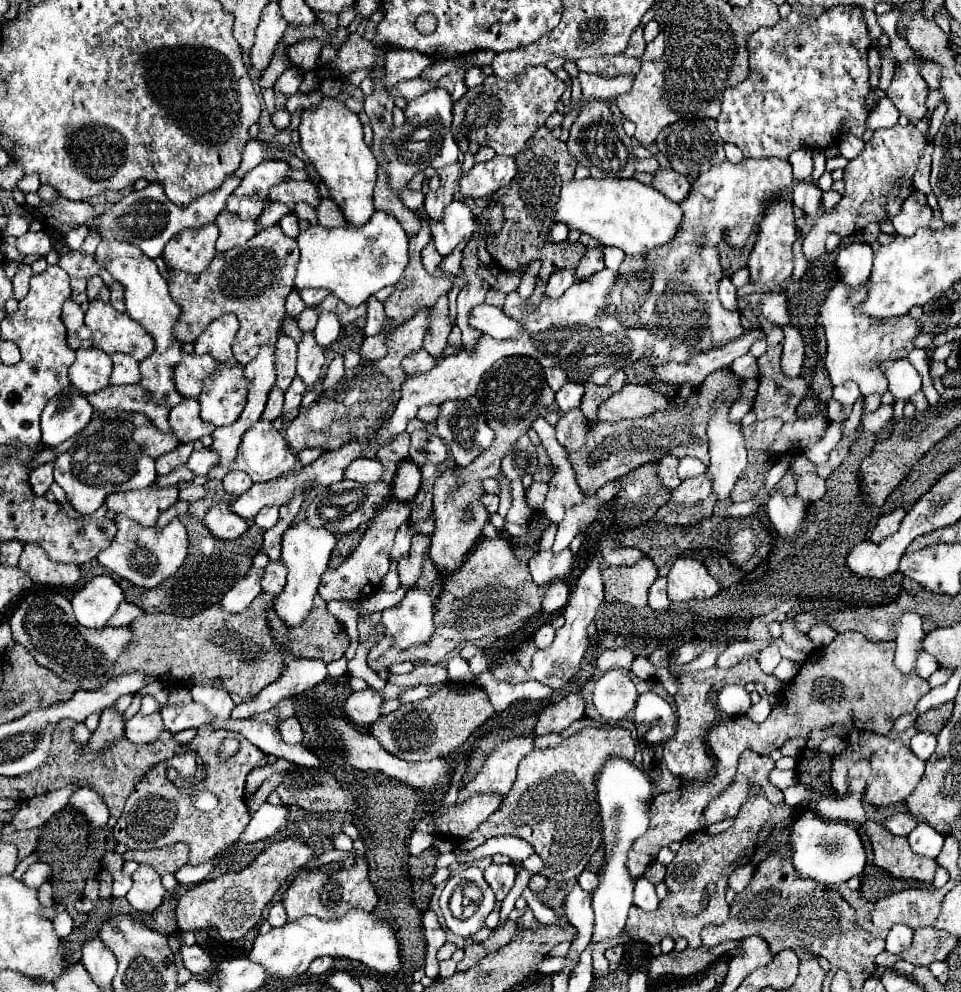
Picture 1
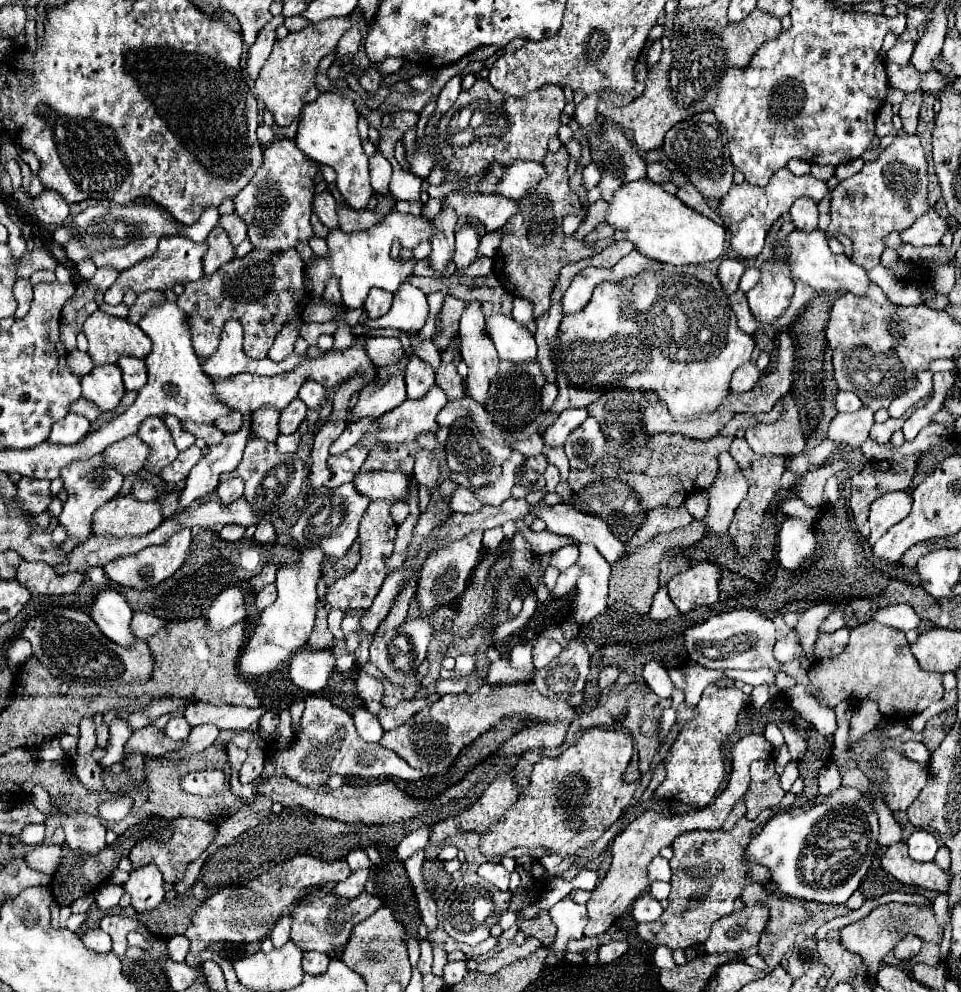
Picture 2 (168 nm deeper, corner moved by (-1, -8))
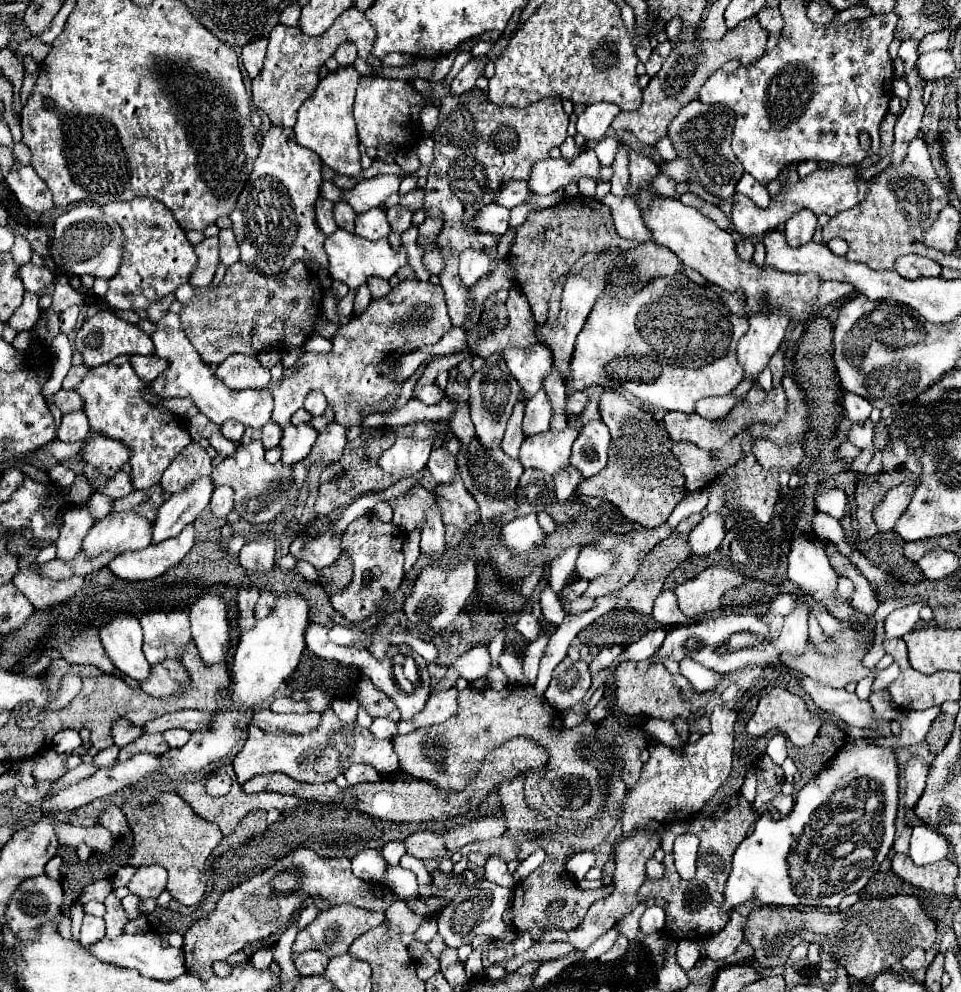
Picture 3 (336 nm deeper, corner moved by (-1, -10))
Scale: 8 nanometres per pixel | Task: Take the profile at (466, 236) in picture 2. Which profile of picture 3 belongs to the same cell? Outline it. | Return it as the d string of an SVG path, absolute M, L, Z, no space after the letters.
M467 249L463 255L459 255L459 275L465 287L475 285L493 267L495 267L495 261L483 251Z

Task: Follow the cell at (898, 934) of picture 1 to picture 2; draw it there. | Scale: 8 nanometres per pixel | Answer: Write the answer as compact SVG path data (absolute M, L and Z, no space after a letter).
M907 935L903 941L899 941L899 943L895 945L893 955L895 955L899 961L913 959L913 957L919 953L921 945L923 945L923 941L921 941L919 937L915 937L915 935Z

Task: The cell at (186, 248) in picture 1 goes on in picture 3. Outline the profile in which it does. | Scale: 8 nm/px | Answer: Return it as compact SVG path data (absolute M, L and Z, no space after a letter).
M133 199L123 203L103 205L103 213L111 215L123 229L123 261L119 273L109 279L107 303L115 309L147 309L153 301L159 301L173 293L179 285L189 281L195 265L193 245L187 241L185 231L175 221L173 213L155 199Z

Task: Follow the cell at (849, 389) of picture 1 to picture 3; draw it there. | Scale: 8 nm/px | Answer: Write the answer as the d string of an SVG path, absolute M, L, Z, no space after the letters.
M845 393L845 399L843 399L843 407L847 411L847 417L851 421L865 421L869 419L869 413L871 413L871 403L861 397L861 395L853 395L853 393Z

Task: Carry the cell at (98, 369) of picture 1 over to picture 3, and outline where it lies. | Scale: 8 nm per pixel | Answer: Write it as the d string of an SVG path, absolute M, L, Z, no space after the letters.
M127 355L115 357L107 365L89 369L81 383L75 387L75 391L83 397L83 413L87 415L91 429L129 447L129 477L133 489L149 489L157 485L169 463L185 449L187 441L191 441L191 435L187 439L187 423L181 417L169 413L161 403L153 405L143 399L143 389L151 391L151 383L139 379Z

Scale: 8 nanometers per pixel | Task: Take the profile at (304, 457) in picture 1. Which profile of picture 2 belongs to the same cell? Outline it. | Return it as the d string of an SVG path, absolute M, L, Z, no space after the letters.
M361 419L361 421L357 421L357 423L349 423L347 429L341 433L339 441L335 441L335 443L331 445L331 451L329 451L329 453L331 453L331 455L337 455L337 453L347 451L349 447L353 447L353 445L361 439L363 433L375 431L375 425L377 425L377 419Z

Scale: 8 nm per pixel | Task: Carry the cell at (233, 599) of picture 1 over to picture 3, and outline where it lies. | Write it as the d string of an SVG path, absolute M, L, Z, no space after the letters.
M205 595L189 609L189 621L193 641L205 665L217 665L223 661L225 645L229 641L227 607L221 597Z

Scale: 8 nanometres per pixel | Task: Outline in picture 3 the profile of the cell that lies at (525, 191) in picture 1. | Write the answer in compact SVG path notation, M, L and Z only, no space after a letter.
M564 197L555 207L543 209L539 213L531 213L523 225L517 227L517 237L509 253L509 261L517 267L515 285L527 295L533 317L537 323L547 321L549 297L557 281L569 273L573 263L583 257L585 253L601 253L609 247L631 249L637 241L623 239L613 229L613 215L611 209L596 200L592 205L592 197Z

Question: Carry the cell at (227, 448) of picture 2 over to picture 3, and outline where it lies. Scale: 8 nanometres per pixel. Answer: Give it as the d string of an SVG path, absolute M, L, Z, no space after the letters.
M209 477L193 481L181 493L173 493L161 507L153 521L153 541L161 543L181 533L181 529L193 523L199 513L209 505L213 485Z

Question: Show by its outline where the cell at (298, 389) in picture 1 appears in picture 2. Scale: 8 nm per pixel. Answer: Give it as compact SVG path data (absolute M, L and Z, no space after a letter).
M295 397L295 399L289 403L289 407L281 413L281 417L279 417L279 431L285 433L285 435L295 433L295 431L299 429L299 425L303 423L305 415L307 415L305 403Z

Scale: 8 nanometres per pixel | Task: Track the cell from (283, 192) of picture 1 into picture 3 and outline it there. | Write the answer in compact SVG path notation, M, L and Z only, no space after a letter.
M339 201L337 205L335 205L335 221L337 221L337 225L341 227L341 229L345 229L345 231L353 231L353 227L355 227L355 217L357 217L357 213L353 211L353 207L349 205L349 203L345 203L345 201Z

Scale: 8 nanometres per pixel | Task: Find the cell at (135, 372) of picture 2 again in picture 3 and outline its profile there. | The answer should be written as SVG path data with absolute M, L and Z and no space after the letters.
M133 355L131 365L133 365L135 373L147 383L151 383L159 373L163 373L167 369L167 361L155 357L155 355L145 355L145 357L143 355Z

